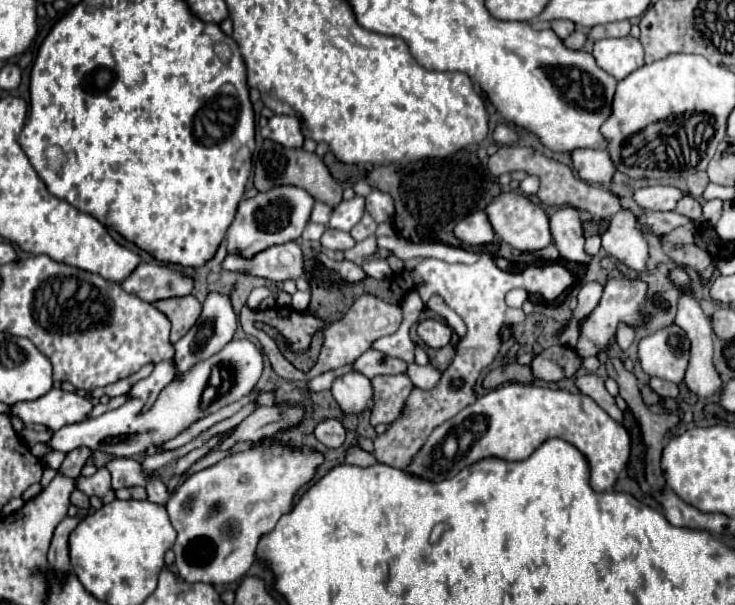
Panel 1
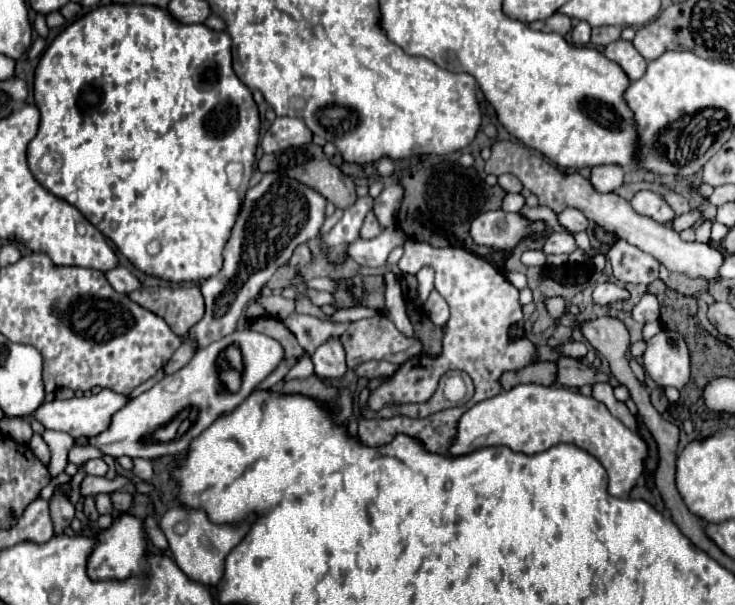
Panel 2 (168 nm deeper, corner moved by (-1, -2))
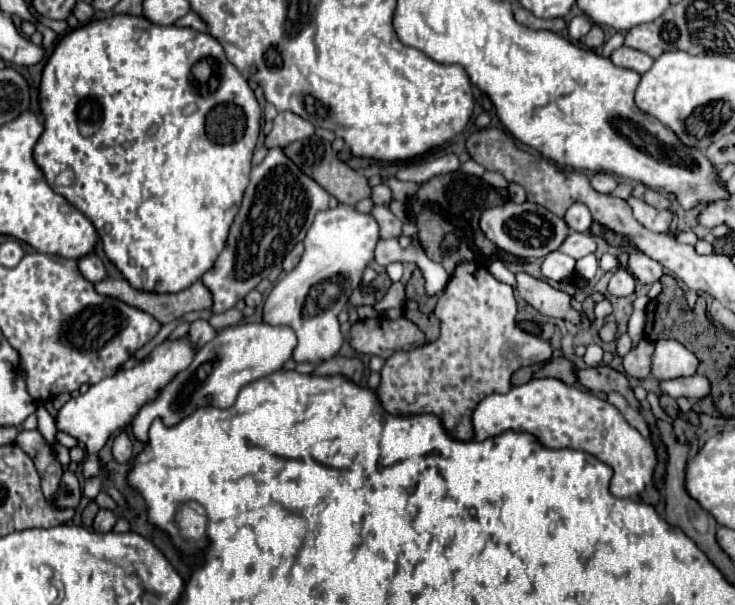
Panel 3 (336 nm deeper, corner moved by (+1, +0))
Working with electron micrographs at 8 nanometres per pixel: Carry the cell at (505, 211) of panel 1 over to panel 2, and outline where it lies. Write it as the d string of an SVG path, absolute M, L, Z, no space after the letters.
M549 233L543 239L543 253L573 253L575 251L575 239L571 233Z

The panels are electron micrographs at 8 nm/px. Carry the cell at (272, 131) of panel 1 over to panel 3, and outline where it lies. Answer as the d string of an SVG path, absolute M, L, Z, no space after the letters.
M279 113L273 121L273 129L271 133L265 137L265 145L271 149L271 147L285 147L293 141L299 141L299 139L305 139L305 137L311 137L315 131L315 127L305 121L303 117L297 117L295 113Z

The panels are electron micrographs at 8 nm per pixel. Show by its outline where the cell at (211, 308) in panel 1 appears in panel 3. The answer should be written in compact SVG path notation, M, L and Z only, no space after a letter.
M283 147L271 149L267 157L251 169L251 179L245 189L241 209L231 225L227 245L219 255L219 259L215 261L215 265L211 267L211 271L207 271L201 279L205 287L213 293L213 313L223 313L235 307L235 303L243 299L251 289L255 289L257 283L263 277L267 277L275 265L281 265L283 257L295 247L295 243L303 241L303 237L307 235L315 213L327 207L329 207L329 193L321 185L317 185L309 175L301 173L301 169L297 169L297 165L293 165L293 161L285 157Z

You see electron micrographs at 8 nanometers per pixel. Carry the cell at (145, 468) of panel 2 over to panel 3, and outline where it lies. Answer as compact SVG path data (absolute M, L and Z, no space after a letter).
M123 431L121 435L115 437L115 441L113 441L113 457L119 463L127 463L133 457L133 443L131 443L131 437L129 437L127 431Z

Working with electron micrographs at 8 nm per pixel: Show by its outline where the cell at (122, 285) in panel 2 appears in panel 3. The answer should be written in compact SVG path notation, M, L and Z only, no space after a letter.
M93 253L81 257L81 259L77 261L77 267L81 269L81 275L83 275L85 279L89 279L91 283L97 283L97 281L101 281L103 277L107 277L105 267L103 267L103 261L101 261L97 255L93 255Z

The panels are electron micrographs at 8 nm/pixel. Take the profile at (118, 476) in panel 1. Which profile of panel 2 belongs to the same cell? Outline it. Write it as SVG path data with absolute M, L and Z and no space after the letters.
M89 459L89 461L83 465L83 469L85 469L89 475L107 475L107 471L109 471L109 467L107 467L107 463L105 463L103 459Z

